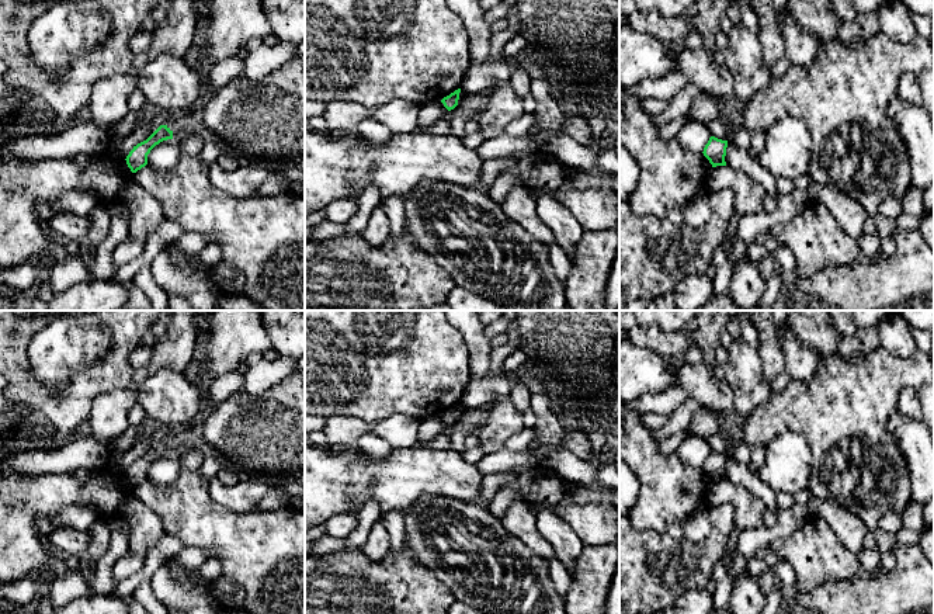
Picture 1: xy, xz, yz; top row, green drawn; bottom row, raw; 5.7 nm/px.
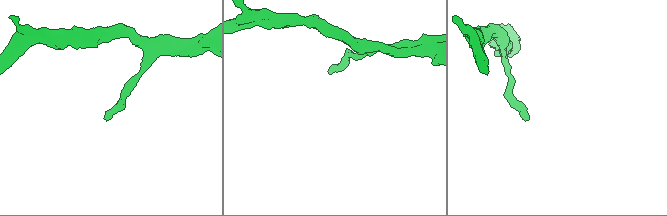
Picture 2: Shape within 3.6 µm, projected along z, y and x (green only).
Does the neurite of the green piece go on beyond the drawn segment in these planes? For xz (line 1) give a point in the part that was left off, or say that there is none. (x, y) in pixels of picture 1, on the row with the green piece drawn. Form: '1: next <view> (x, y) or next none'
1: next none

